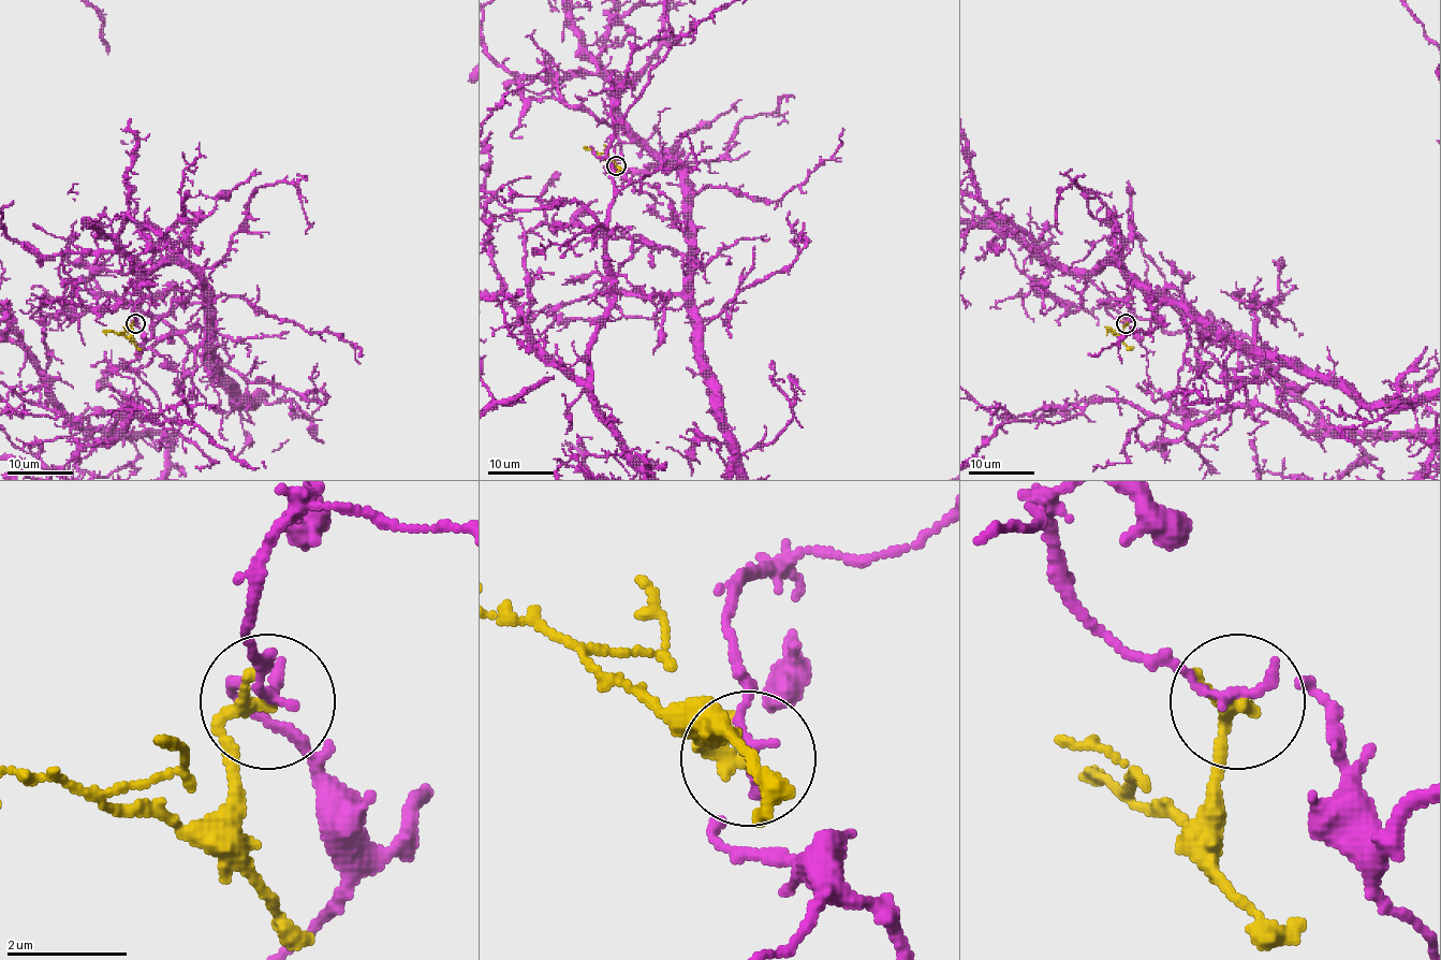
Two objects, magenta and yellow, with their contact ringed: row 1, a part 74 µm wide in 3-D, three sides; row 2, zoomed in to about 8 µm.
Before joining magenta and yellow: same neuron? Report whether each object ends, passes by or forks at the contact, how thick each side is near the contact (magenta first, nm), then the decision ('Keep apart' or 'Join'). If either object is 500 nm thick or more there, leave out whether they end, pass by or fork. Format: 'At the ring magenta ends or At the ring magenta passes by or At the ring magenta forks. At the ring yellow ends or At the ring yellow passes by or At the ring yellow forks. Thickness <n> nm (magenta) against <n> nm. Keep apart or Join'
At the ring magenta passes by. At the ring yellow ends. Thickness 150 nm (magenta) against 280 nm. Keep apart

